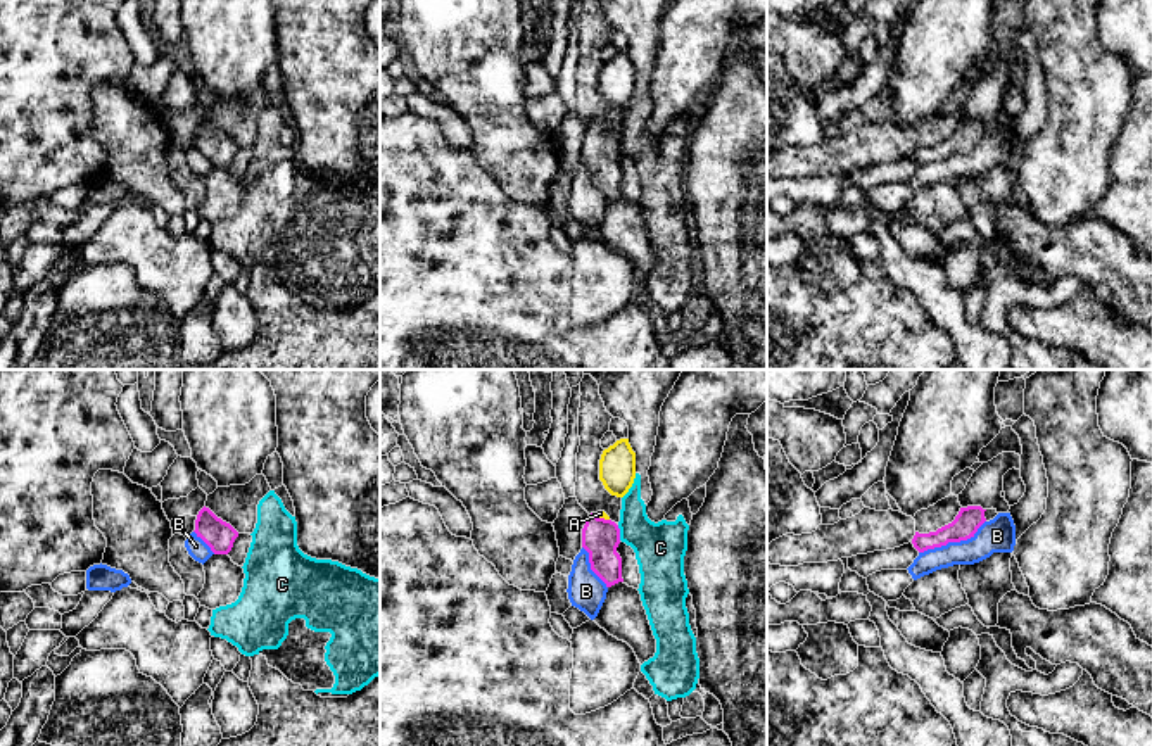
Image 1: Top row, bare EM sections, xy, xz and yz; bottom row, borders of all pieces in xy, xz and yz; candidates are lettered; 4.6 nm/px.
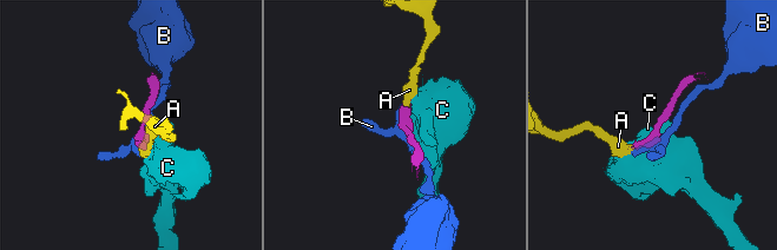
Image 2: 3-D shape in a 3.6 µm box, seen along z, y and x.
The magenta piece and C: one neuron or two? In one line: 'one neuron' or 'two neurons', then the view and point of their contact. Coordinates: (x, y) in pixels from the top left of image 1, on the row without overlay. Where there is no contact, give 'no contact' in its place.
two neurons; contact xz (619, 145)

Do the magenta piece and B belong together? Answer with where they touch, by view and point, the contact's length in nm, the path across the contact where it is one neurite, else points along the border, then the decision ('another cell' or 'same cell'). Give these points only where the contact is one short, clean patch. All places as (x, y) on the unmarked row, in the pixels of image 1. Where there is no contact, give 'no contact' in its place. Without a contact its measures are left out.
yz (952, 154) | 340 nm | along yz (985, 133), (969, 151), (949, 154), (919, 166) | another cell

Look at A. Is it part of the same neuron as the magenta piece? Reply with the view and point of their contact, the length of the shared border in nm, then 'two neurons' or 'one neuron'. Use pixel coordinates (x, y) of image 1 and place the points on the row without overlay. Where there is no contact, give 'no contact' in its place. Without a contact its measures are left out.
contact xz (601, 132); length 80 nm; one neuron

